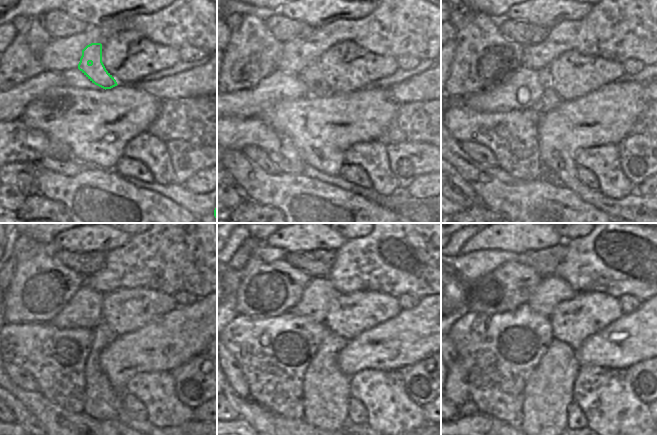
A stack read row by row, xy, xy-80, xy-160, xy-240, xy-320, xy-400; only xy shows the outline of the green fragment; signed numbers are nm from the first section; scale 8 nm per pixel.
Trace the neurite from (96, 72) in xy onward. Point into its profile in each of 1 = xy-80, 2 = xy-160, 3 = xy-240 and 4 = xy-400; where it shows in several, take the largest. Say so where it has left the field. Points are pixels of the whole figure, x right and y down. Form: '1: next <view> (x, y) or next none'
1: next xy-80 (318, 86)
2: next xy-160 (550, 100)
3: next xy-240 (102, 402)
4: next xy-400 (549, 391)

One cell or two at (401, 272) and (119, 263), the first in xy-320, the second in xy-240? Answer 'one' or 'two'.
one

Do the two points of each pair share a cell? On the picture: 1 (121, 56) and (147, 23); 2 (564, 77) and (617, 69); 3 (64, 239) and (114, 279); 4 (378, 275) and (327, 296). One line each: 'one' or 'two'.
1: two
2: one
3: two
4: two

